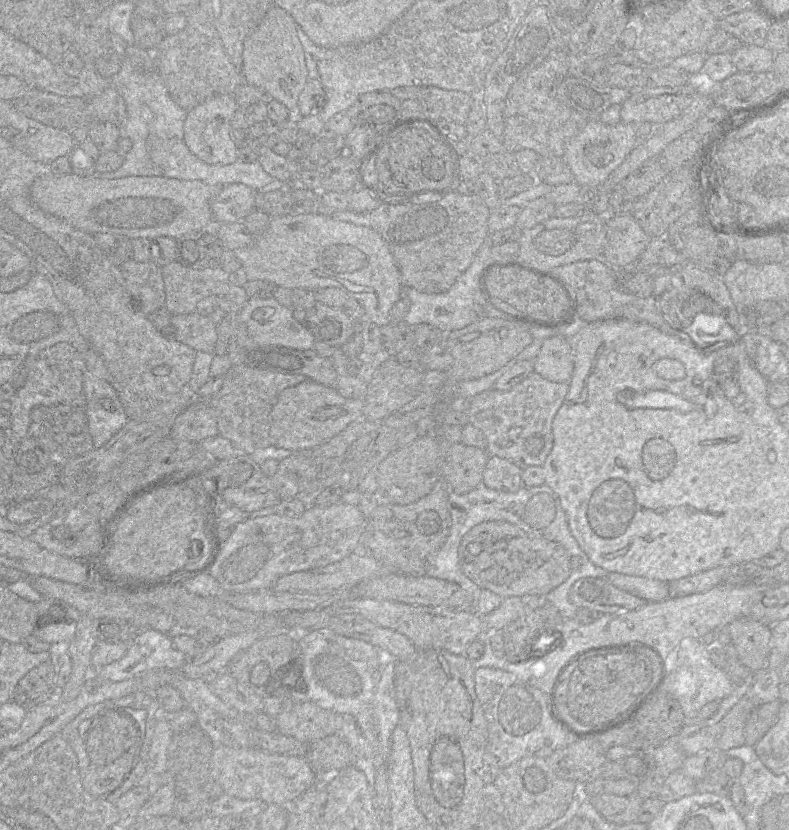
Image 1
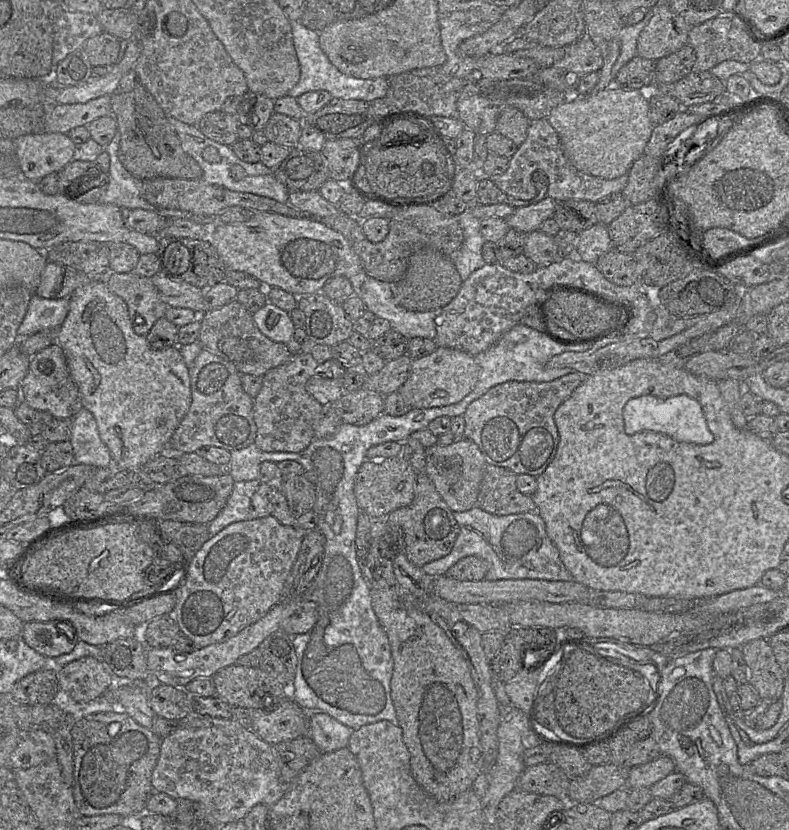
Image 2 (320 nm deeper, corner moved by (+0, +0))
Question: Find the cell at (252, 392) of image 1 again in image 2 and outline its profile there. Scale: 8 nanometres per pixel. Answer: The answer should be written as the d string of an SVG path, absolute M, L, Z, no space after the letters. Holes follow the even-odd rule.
M303 351L267 372L263 376L259 394L253 399L253 416L257 428L254 444L265 452L298 453L305 450L314 439L316 424L326 409L307 392L307 381L312 377L341 380L346 372L347 369L333 359L318 362L311 353Z

